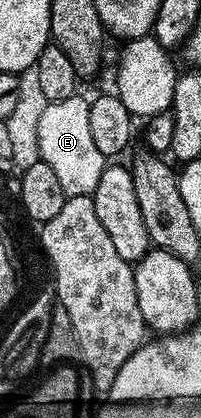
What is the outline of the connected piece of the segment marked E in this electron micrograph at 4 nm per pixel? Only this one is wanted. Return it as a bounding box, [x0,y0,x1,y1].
[37,93,107,196]

